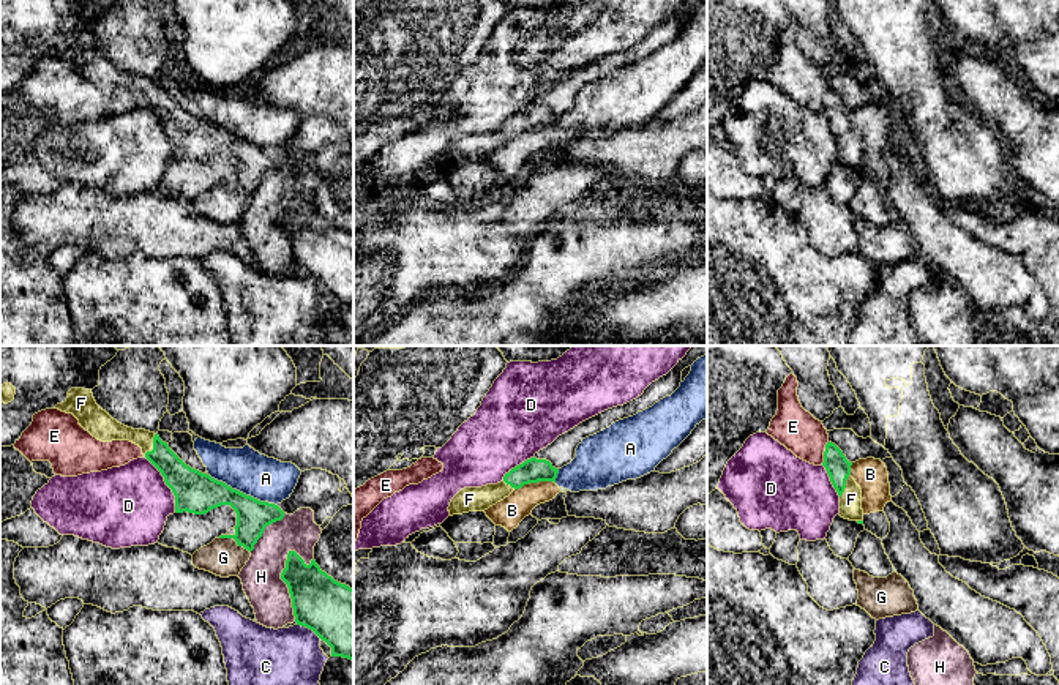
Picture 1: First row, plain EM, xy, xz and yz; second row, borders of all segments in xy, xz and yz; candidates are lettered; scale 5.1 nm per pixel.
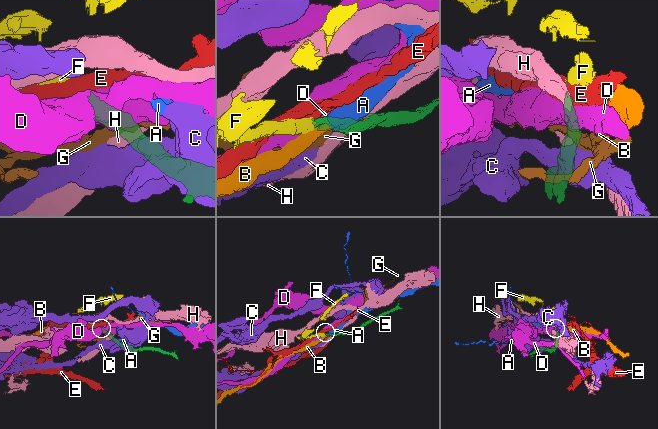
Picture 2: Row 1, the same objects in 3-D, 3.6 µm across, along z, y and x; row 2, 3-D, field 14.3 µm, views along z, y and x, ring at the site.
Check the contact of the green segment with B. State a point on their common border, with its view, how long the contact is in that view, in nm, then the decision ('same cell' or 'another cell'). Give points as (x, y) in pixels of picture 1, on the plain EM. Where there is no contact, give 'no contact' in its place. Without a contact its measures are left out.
meets green in xz at (534, 128); contact 220 nm long; another cell

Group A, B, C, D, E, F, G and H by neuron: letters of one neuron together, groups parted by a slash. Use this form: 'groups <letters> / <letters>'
groups A B / C / D / E / F / G / H

